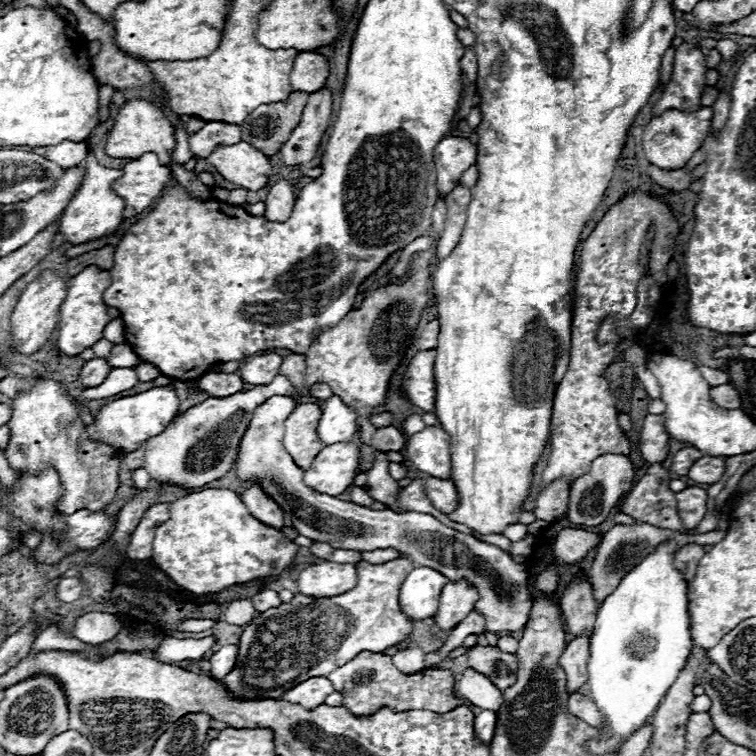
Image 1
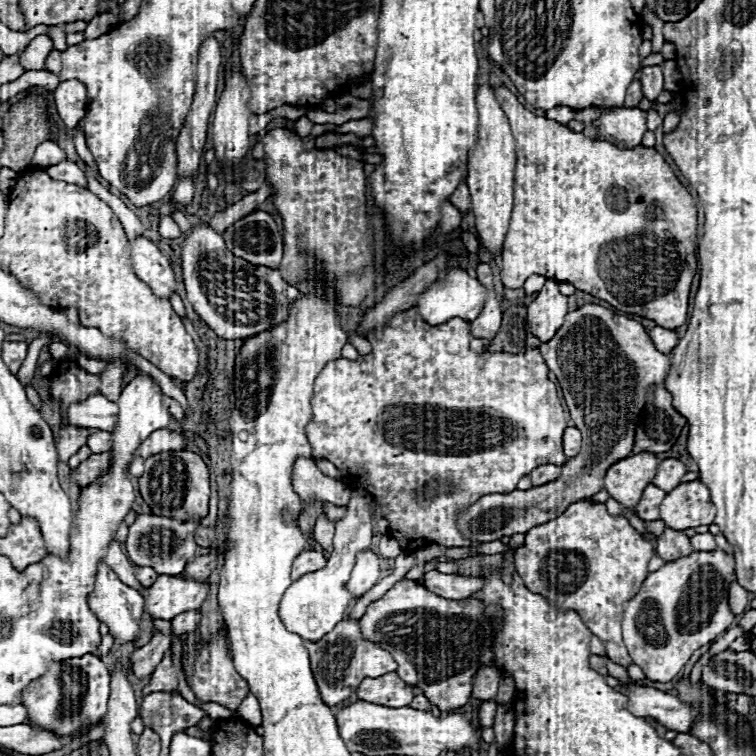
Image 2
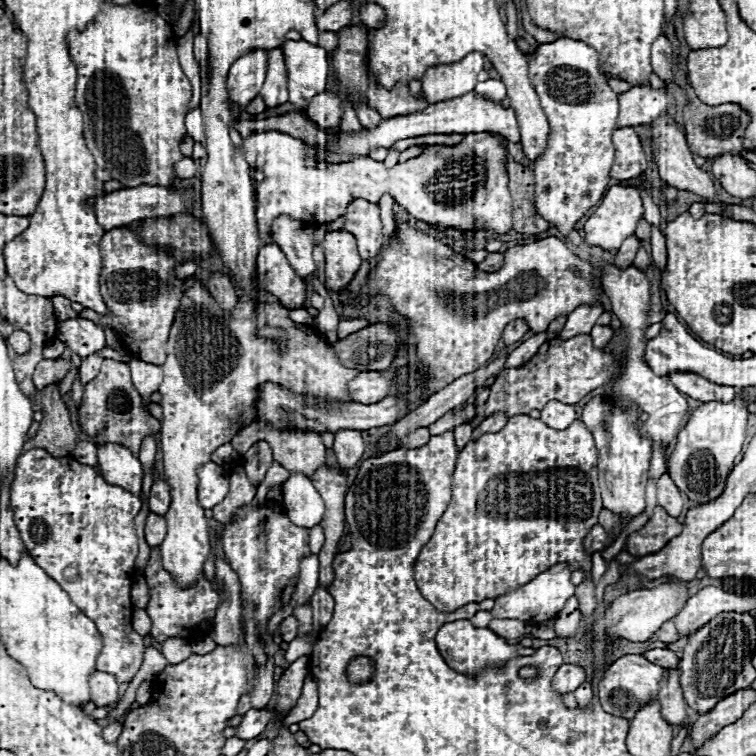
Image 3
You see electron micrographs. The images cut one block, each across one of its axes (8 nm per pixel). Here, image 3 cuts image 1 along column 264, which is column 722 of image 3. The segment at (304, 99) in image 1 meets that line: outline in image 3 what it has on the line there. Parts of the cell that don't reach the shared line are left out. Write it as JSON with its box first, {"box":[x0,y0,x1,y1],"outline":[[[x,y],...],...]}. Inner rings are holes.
{"box":[684,94,750,158],"outline":[[[688,94],[688,104],[684,108],[684,128],[686,140],[694,154],[702,158],[722,156],[722,154],[740,154],[744,150],[742,138],[750,124],[750,114],[742,110],[738,104],[720,104],[720,106],[706,106],[694,94]]]}

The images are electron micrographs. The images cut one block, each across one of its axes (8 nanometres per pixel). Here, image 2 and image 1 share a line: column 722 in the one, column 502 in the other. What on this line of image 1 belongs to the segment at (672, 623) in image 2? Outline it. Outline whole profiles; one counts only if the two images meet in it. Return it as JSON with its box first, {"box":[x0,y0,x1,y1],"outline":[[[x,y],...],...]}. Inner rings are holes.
{"box":[236,396,532,632],"outline":[[[272,396],[254,410],[252,422],[240,444],[236,468],[242,480],[254,478],[262,484],[264,492],[280,504],[284,514],[290,514],[290,522],[298,530],[298,534],[344,550],[368,552],[378,548],[394,548],[420,566],[432,566],[432,570],[440,570],[440,574],[444,574],[452,582],[468,578],[480,592],[476,610],[486,618],[488,632],[518,632],[526,626],[532,610],[532,598],[526,588],[528,570],[526,566],[514,564],[514,560],[498,546],[480,542],[472,534],[462,534],[454,528],[448,528],[430,514],[398,514],[388,508],[370,510],[366,506],[358,506],[310,490],[302,480],[304,470],[294,464],[292,456],[282,446],[284,420],[288,418],[288,414],[292,414],[294,408],[296,402],[290,396]],[[514,584],[522,586],[520,592],[514,592]]]}

